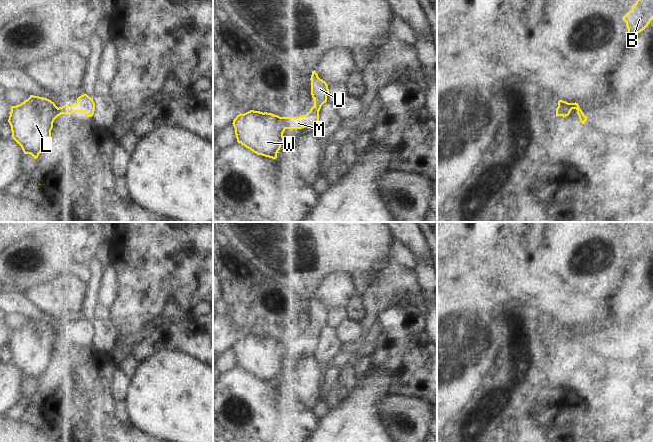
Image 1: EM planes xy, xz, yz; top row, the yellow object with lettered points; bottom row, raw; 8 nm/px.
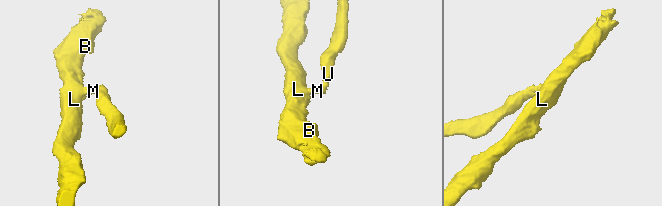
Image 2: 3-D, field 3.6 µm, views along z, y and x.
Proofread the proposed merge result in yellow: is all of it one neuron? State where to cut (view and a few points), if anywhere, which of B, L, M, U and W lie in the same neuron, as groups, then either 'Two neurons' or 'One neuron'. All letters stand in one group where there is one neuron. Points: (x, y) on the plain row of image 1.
Split along yz (564, 325), (566, 333), (563, 336), (556, 335). Groups: B L W / M U. Two neurons

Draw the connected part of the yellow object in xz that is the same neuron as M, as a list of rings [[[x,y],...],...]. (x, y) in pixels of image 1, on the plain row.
[[[315,294],[312,295],[310,304],[311,319],[314,323],[314,330],[306,339],[299,341],[283,341],[281,348],[284,353],[317,351],[317,346],[319,345],[319,335],[321,330],[327,326],[327,318],[329,313],[327,307],[318,301],[318,298]]]

